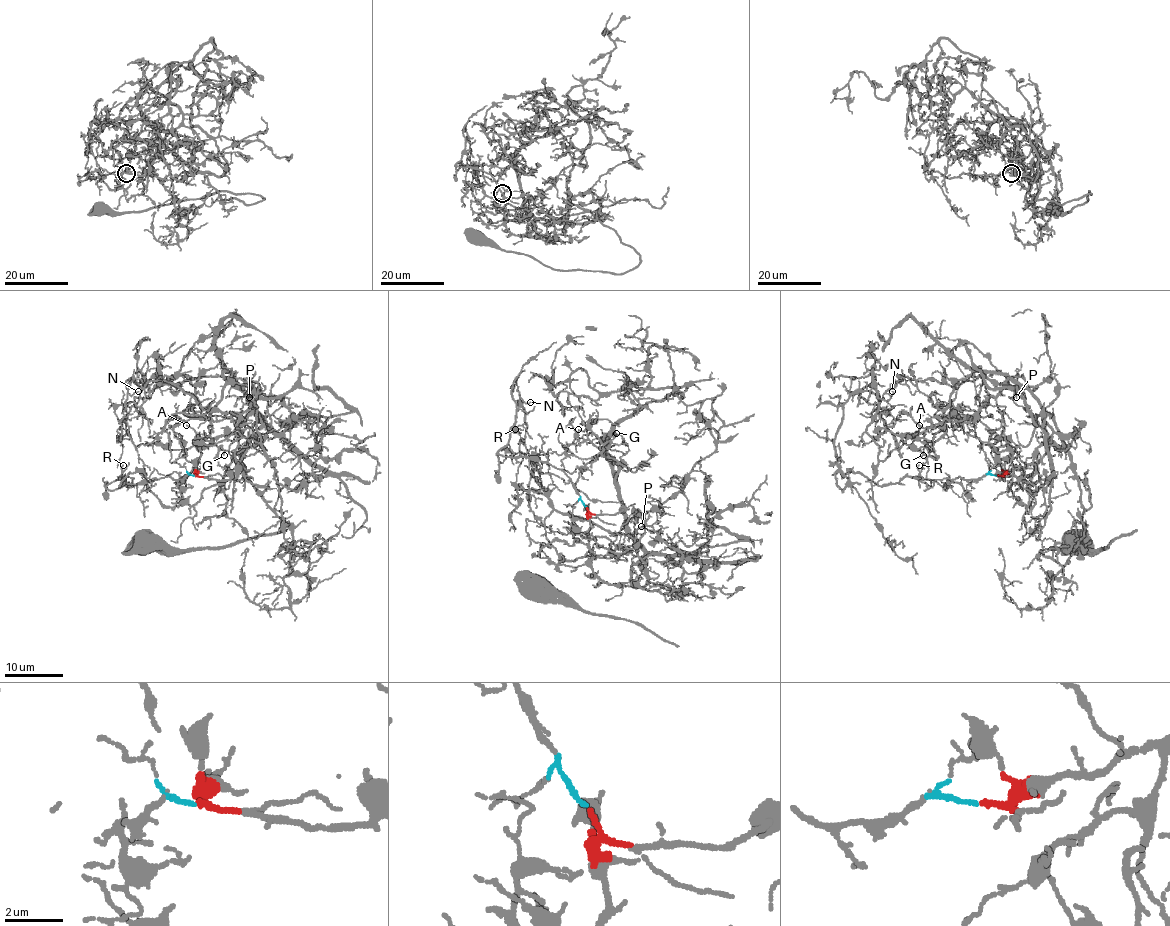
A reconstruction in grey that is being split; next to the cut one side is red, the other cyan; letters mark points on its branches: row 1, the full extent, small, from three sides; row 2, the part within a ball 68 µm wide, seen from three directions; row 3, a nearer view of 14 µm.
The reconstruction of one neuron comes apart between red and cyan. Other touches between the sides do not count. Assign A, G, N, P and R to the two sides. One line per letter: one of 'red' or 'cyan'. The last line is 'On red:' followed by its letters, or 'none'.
A: red
G: red
N: red
P: red
R: cyan
On red: A, G, N, P

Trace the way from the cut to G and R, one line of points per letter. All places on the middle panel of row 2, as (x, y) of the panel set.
G: (586, 507), (593, 571), (642, 587), (650, 554), (631, 535), (618, 467), (602, 454), (615, 433)
R: (586, 507), (561, 470), (543, 461), (498, 452), (515, 429)

